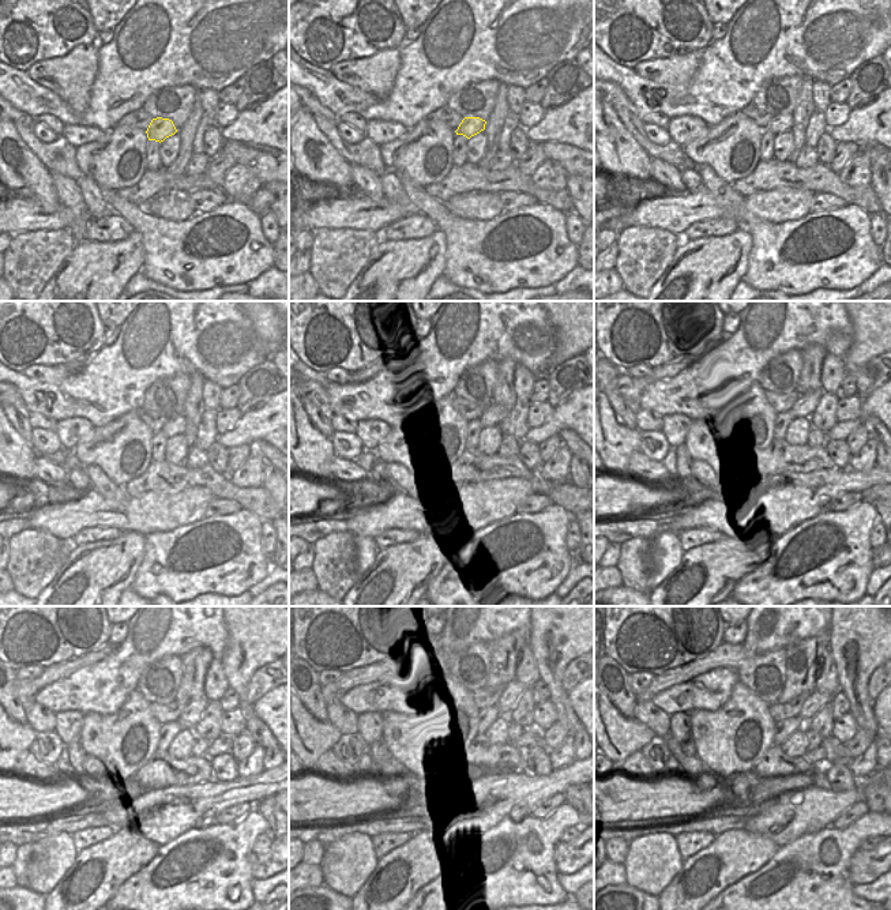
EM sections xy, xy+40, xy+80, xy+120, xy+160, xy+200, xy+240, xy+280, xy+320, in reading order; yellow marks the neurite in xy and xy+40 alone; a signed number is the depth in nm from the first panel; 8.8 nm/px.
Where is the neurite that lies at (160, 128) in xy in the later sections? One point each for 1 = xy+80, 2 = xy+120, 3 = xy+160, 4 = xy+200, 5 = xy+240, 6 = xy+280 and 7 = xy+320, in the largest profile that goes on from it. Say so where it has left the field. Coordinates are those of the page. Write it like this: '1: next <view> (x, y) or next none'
1: next xy+80 (782, 123)
2: next xy+120 (172, 427)
3: next xy+160 (491, 418)
4: next xy+200 (805, 403)
5: next xy+240 (191, 715)
6: next xy+280 (504, 704)
7: next xy+320 (815, 700)

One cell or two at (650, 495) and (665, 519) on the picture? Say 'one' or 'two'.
two

